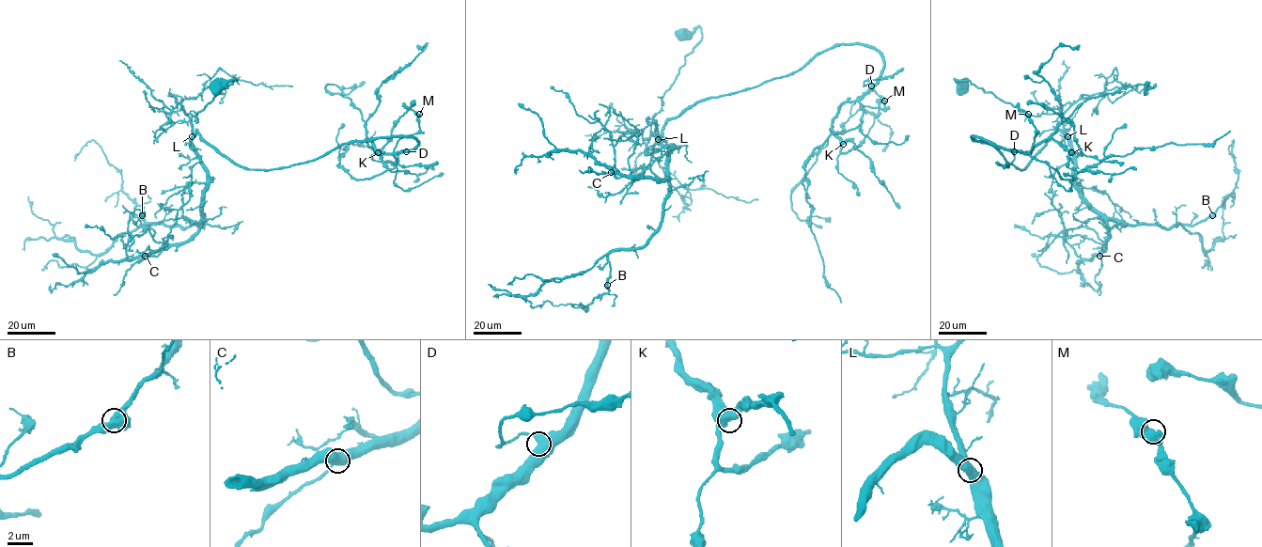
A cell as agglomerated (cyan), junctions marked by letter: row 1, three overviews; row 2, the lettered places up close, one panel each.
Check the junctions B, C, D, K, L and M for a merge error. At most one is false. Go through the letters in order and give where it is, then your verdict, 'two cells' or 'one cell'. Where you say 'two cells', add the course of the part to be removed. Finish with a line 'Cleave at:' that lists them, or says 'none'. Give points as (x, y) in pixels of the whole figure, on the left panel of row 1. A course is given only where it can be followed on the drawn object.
B: place (142, 215); one cell
C: place (145, 256); one cell
D: place (406, 151); one cell
K: place (378, 152); one cell
L: place (192, 136); one cell
M: place (419, 114); one cell
Cleave at: none

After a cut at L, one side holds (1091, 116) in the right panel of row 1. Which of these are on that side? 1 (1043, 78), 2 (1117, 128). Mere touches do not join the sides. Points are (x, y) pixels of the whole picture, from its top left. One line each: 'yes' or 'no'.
1: no
2: no

